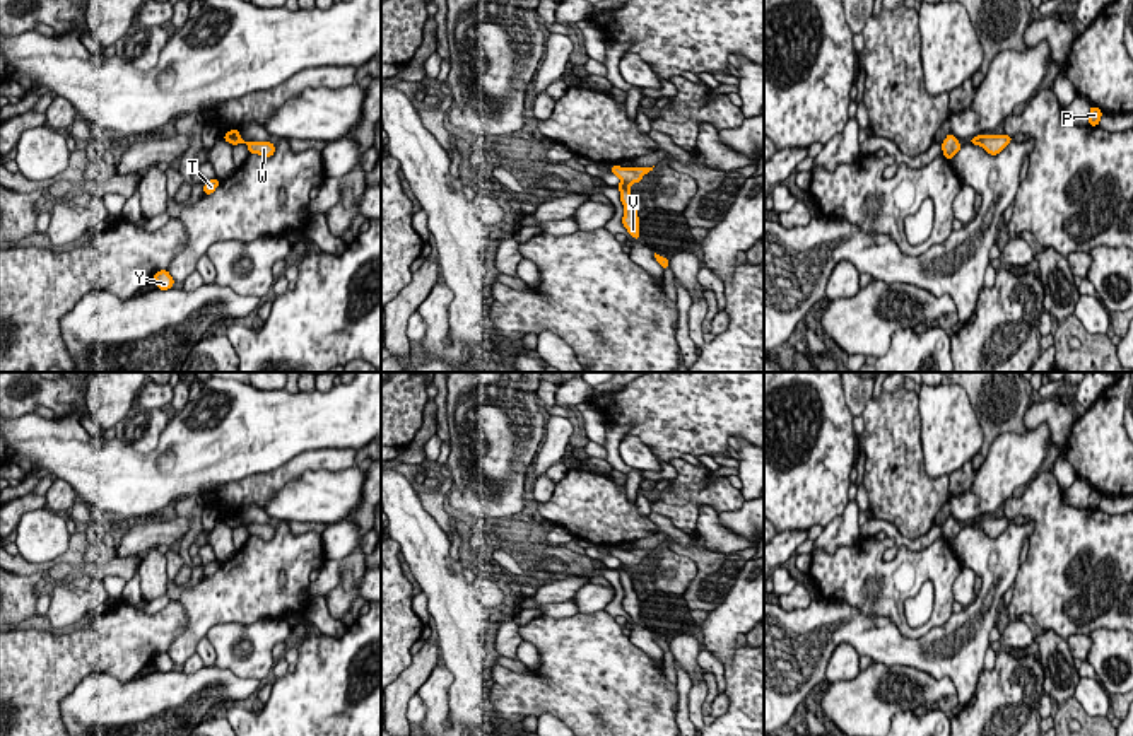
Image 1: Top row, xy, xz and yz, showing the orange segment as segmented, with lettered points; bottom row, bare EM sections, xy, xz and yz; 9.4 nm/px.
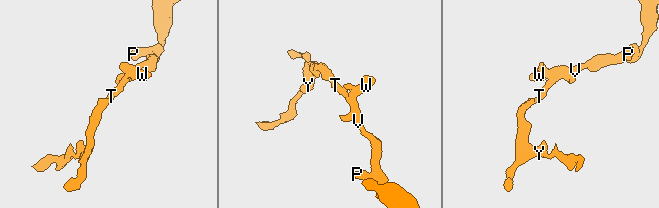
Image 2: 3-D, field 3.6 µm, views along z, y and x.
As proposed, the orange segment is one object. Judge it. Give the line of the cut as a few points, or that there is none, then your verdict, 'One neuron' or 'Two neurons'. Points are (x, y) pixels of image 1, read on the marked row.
No split. One neuron

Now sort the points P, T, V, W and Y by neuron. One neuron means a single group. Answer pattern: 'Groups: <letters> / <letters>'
Groups: P T V W Y

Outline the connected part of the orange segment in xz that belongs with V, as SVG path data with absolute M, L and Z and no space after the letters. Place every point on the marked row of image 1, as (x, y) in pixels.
M617 164L610 169L612 174L620 178L617 188L620 191L620 202L624 205L622 225L634 239L641 239L639 217L637 210L632 205L632 195L629 191L629 186L639 183L643 176L648 174L649 171L653 171L653 167L620 167Z

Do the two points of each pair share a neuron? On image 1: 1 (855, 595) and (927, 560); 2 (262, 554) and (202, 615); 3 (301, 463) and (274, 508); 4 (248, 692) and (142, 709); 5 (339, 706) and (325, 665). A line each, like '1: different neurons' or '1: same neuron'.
1: same neuron
2: same neuron
3: different neurons
4: same neuron
5: same neuron

